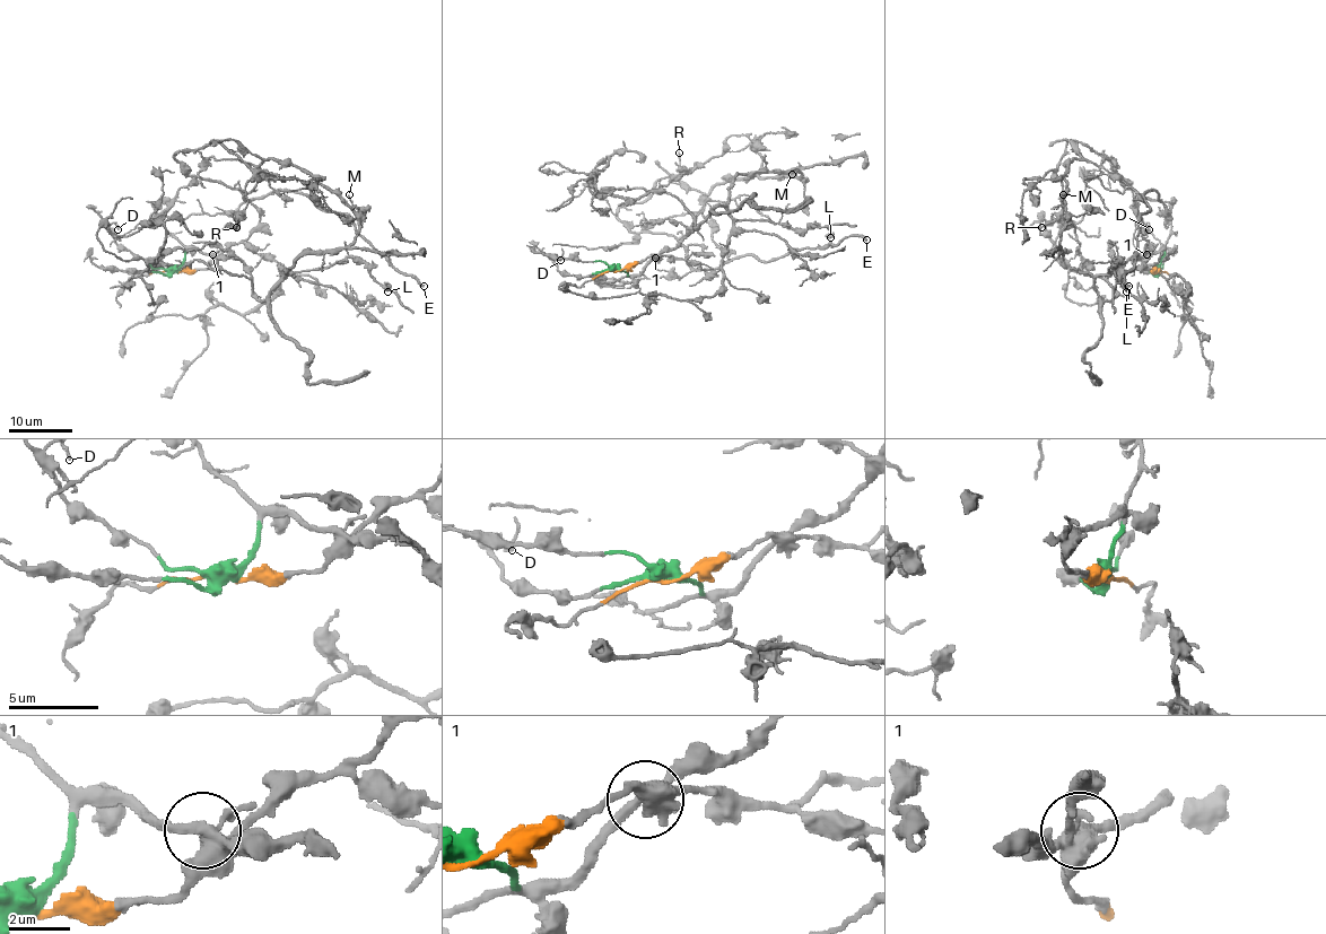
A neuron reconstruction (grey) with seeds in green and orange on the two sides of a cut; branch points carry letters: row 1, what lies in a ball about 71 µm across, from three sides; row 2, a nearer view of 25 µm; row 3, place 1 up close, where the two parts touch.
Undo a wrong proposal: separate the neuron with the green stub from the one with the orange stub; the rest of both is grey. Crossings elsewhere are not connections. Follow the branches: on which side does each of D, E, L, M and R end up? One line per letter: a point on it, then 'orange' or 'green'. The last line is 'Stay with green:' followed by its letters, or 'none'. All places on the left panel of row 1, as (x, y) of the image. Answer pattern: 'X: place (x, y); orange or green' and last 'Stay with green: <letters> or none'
D: place (118, 229); green
E: place (424, 286); orange
L: place (387, 291); green
M: place (349, 194); green
R: place (236, 227); orange
Stay with green: D, L, M

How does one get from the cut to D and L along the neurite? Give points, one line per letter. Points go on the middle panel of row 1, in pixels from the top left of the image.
D: (614, 270), (595, 272), (587, 277), (564, 275), (552, 258), (560, 261)
L: (614, 270), (637, 275), (716, 206), (735, 219), (825, 227), (829, 238)

